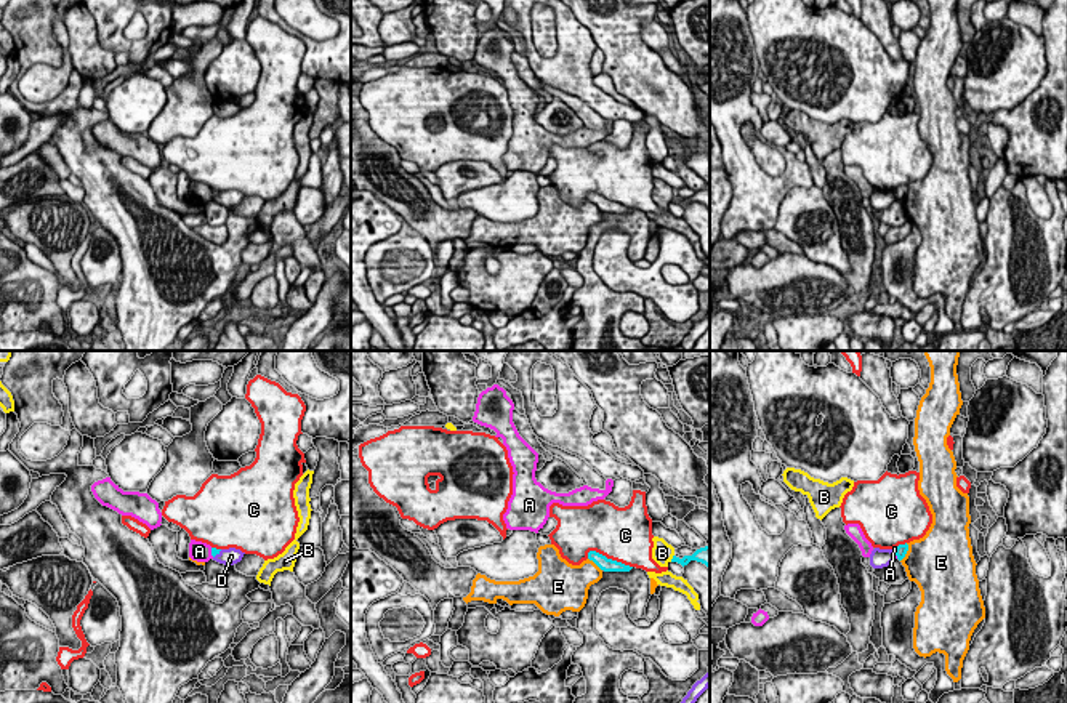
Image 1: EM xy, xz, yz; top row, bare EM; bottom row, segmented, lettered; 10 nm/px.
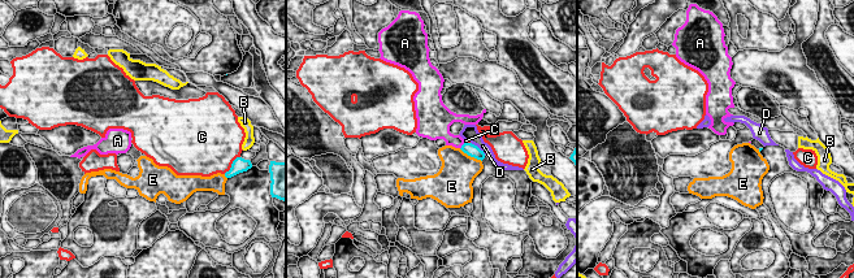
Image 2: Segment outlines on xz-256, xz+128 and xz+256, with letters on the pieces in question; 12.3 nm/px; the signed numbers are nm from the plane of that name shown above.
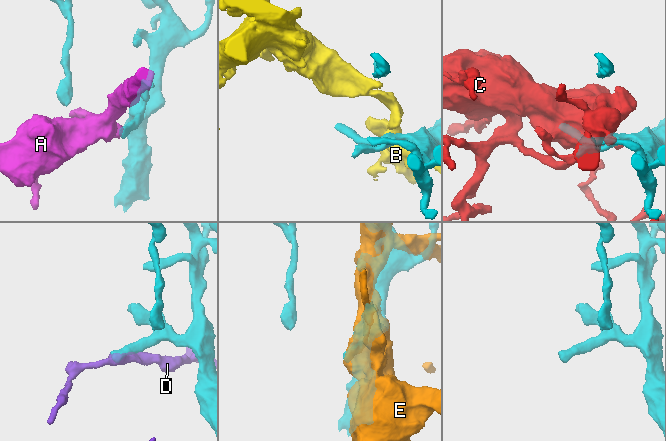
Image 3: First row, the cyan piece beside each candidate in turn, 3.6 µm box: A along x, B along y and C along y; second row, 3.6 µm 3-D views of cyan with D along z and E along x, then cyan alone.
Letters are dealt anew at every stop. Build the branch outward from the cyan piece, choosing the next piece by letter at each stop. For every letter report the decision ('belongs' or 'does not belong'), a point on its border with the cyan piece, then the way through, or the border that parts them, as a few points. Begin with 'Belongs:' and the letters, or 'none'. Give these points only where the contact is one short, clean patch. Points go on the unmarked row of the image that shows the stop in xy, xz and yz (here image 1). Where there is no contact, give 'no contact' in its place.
Belongs: none
A: does not belong | yz (896, 194) | along yz (894, 189), (897, 199)
B: does not belong | xz (673, 199)
C: does not belong | xz (609, 200)
D: does not belong | xy (217, 194)
E: does not belong | yz (905, 194)

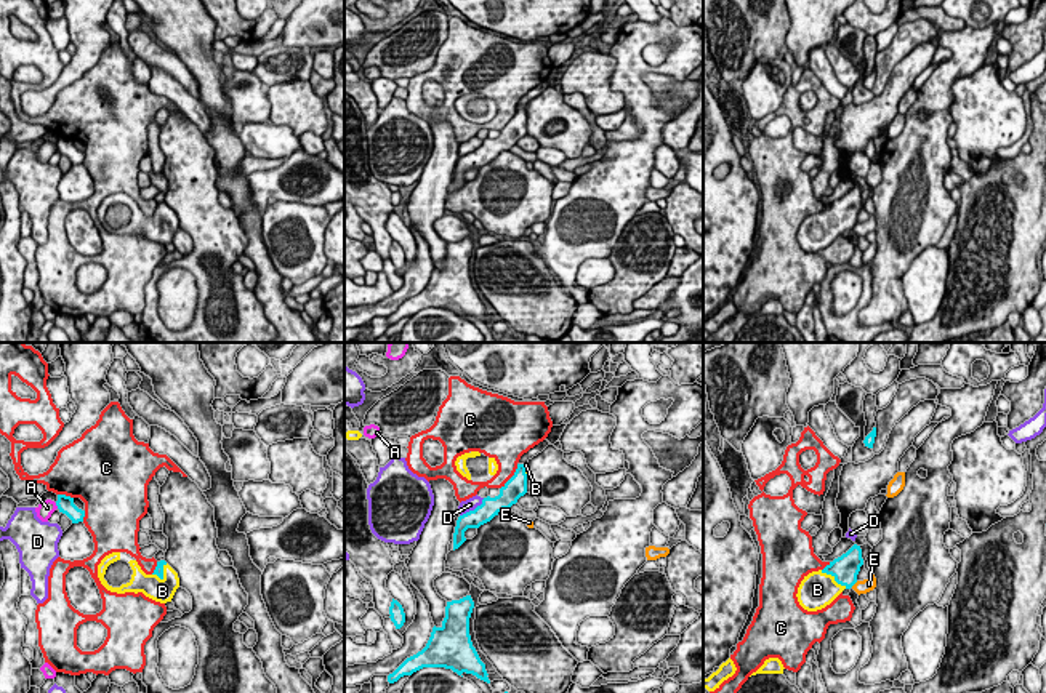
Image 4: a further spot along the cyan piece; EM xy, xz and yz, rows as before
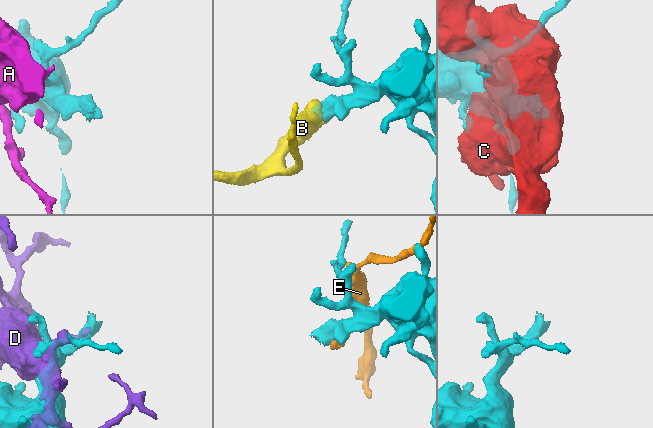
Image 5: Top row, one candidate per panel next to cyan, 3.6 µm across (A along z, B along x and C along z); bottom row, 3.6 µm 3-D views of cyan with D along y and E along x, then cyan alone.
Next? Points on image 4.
Belongs: B
A: does not belong | xy (56, 146) | along xy (55, 144), (58, 149)
B: belongs | yz (835, 220)
C: does not belong | xz (511, 119)
D: does not belong | xz (474, 151)
E: does not belong | yz (854, 224)

